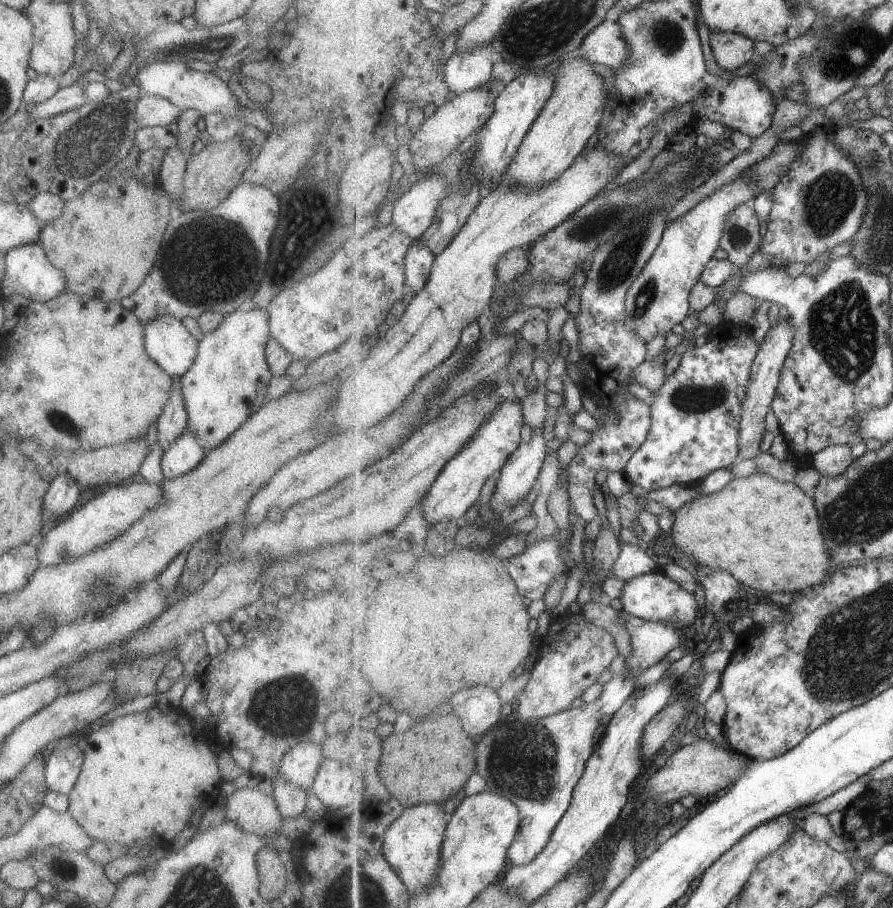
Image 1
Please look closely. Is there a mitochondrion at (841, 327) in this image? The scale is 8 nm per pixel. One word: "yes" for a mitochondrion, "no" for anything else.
yes

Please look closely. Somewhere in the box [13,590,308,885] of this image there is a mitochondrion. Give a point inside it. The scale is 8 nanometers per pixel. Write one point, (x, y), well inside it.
(64, 870)

